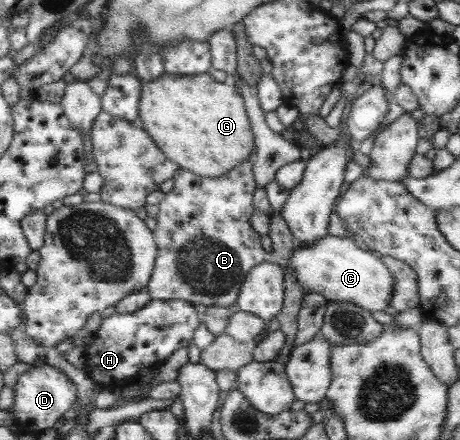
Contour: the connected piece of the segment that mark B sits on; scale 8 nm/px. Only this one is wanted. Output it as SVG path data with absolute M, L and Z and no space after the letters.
M254 159L238 165L222 177L202 177L193 170L181 168L175 177L175 188L160 203L161 212L155 237L161 251L158 252L153 280L147 289L153 299L191 301L207 307L232 307L238 303L250 272L257 265L264 264L268 257L268 251L264 248L266 238L258 233L253 224L253 215L257 211L254 205L257 189Z

